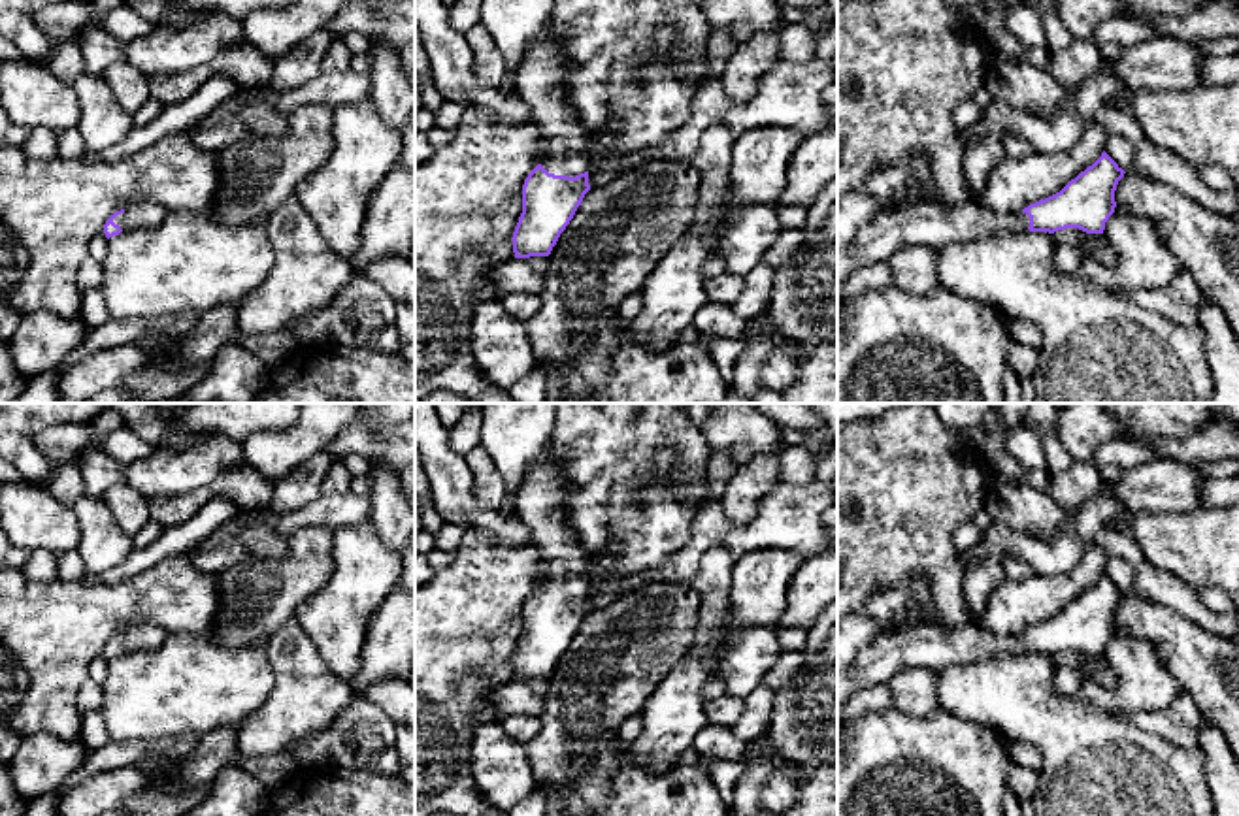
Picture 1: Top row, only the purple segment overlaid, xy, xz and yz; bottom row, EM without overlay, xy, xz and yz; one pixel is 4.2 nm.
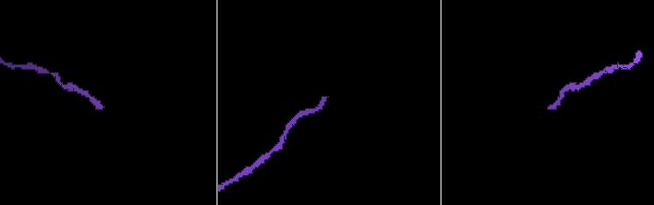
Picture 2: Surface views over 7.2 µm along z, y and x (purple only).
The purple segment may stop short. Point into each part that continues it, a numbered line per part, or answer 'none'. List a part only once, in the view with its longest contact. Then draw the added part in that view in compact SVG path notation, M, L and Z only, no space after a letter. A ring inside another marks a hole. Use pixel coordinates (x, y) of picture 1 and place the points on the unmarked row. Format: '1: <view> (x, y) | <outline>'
1: xz (540, 505) | M549 443L528 469L515 514L528 526L532 547L547 563L541 588L549 596L575 599L588 594L585 573L590 554L566 514L566 488L568 479Z

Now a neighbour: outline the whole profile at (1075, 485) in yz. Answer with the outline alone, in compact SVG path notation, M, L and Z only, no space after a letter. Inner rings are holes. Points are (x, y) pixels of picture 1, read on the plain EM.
M1094 458L1082 462L1075 460L1064 471L1050 473L1047 494L1060 509L1067 513L1079 509L1094 498L1101 484L1103 479Z

